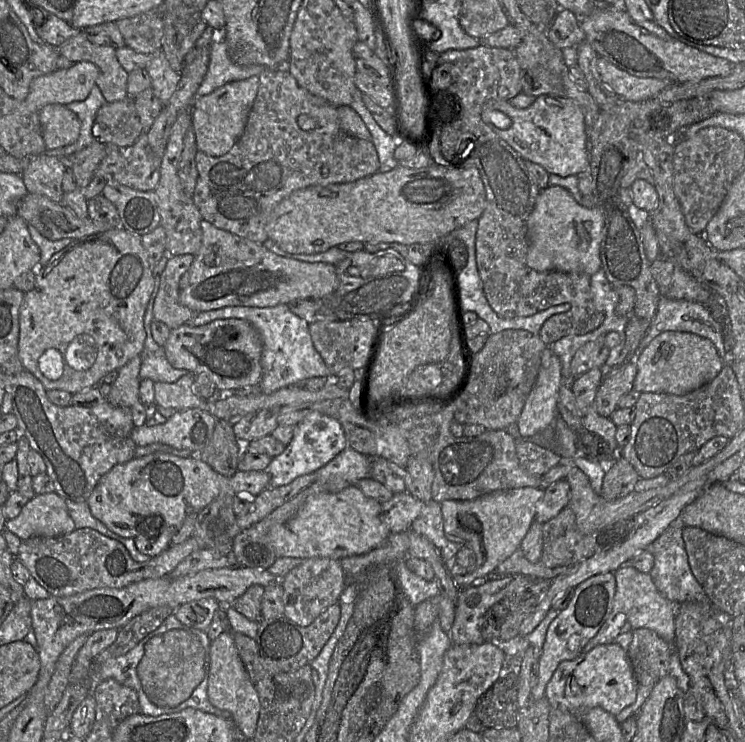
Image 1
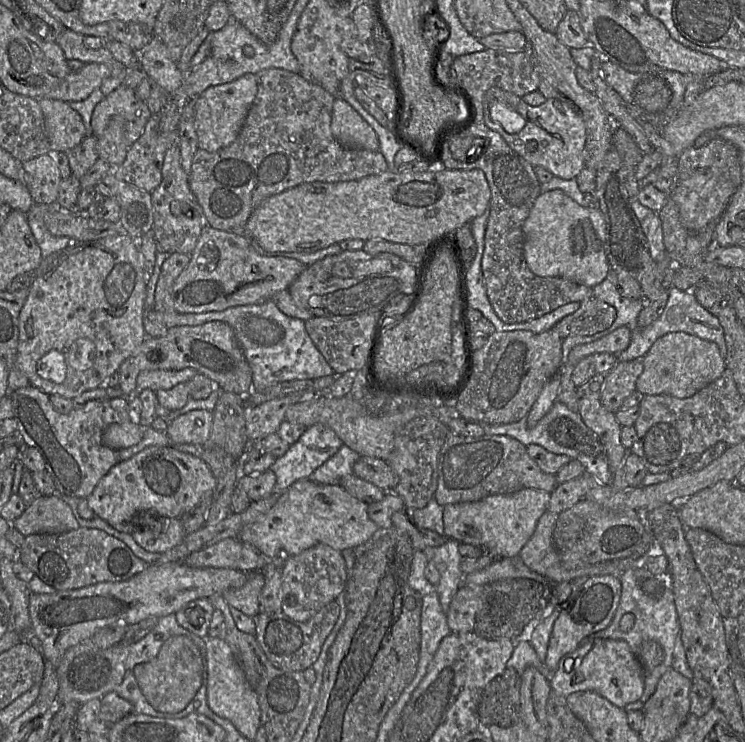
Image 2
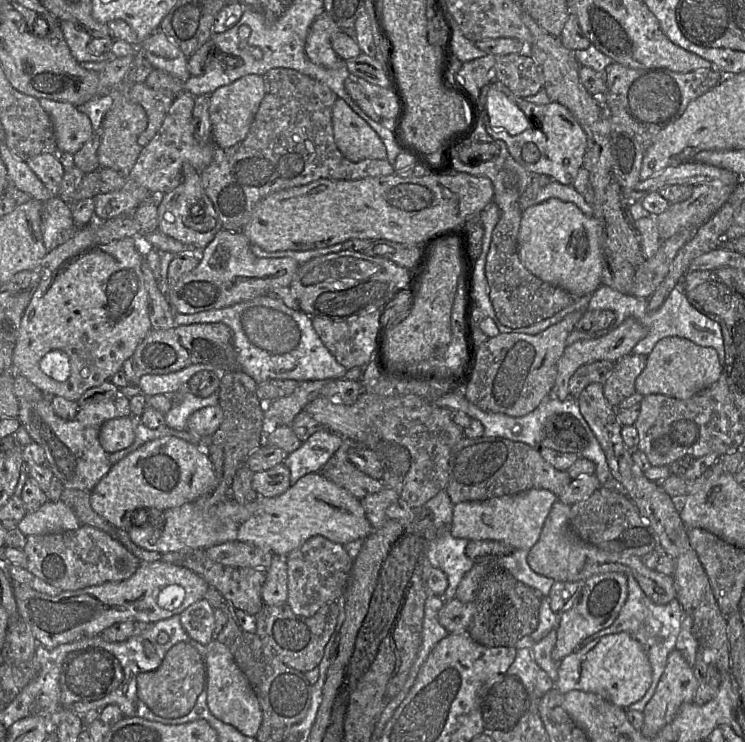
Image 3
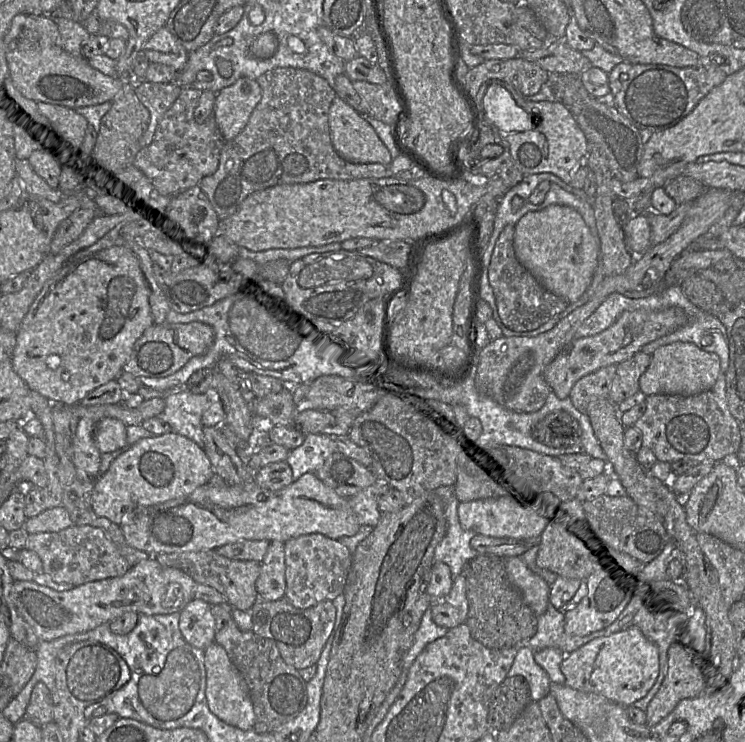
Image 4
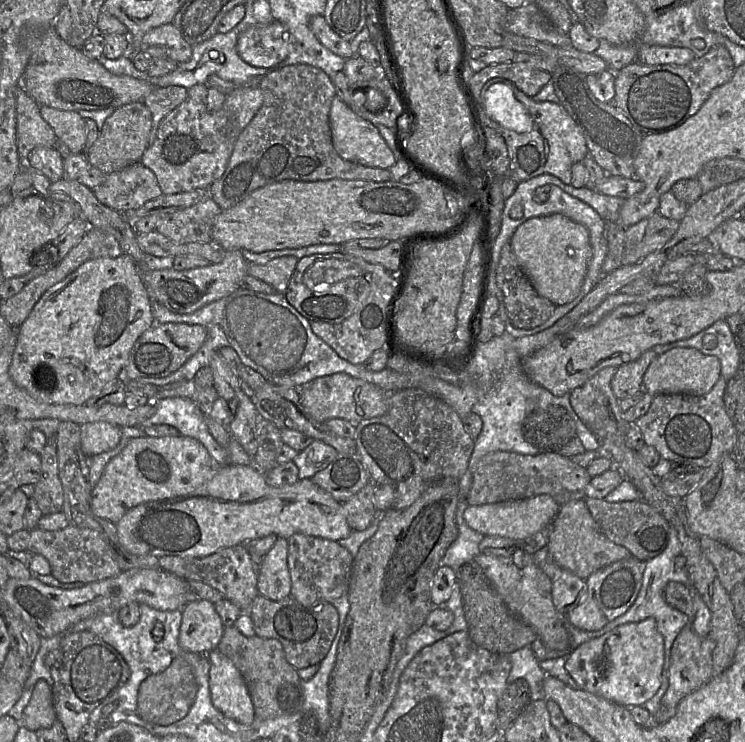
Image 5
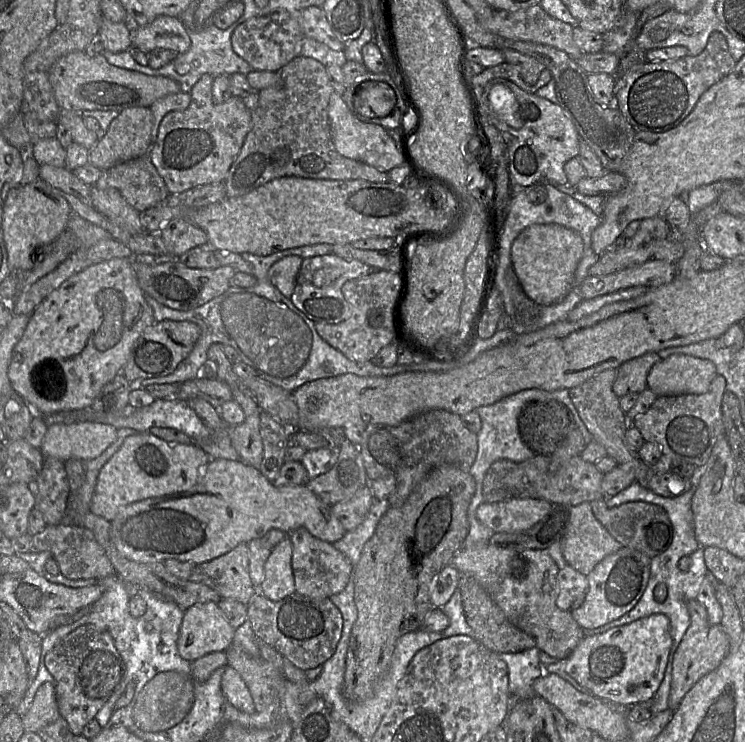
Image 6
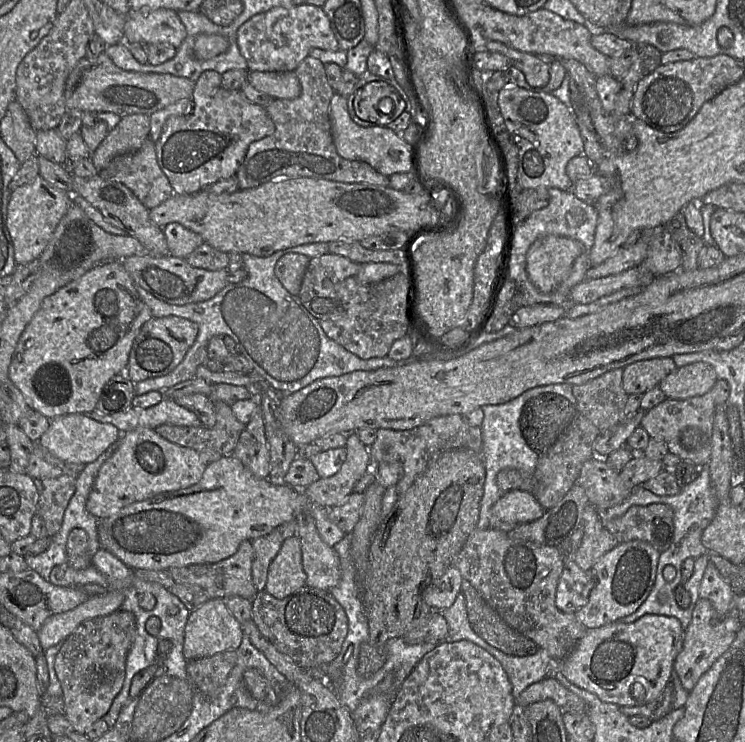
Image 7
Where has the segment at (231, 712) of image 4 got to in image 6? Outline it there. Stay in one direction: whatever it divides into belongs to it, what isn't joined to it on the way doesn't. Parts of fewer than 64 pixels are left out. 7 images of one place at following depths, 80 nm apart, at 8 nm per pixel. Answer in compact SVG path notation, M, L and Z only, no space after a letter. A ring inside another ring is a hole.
M231 666L222 669L221 690L227 700L238 710L252 714L256 712L253 698L241 675Z

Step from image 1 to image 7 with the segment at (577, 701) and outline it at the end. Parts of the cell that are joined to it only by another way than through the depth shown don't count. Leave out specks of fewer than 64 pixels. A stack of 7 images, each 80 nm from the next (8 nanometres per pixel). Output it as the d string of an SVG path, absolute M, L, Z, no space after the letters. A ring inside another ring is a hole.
M646 614L632 623L615 621L590 629L564 660L558 660L561 661L562 675L603 702L620 708L644 705L655 699L670 683L675 659L683 647L685 631L676 617L655 614Z

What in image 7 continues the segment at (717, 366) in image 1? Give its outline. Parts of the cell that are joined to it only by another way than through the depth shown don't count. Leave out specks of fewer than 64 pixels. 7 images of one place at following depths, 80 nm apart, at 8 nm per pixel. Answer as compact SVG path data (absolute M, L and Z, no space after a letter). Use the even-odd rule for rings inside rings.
M695 362L677 367L661 380L658 387L666 398L684 400L704 395L714 386L717 379L717 374L711 365Z

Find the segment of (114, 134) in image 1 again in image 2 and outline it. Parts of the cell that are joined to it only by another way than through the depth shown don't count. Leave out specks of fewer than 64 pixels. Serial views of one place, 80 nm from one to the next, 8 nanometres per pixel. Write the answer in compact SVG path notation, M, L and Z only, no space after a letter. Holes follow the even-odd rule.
M122 85L96 105L91 120L93 135L100 137L114 115L125 118L125 137L131 147L143 133L152 113L147 104L136 96L134 89Z

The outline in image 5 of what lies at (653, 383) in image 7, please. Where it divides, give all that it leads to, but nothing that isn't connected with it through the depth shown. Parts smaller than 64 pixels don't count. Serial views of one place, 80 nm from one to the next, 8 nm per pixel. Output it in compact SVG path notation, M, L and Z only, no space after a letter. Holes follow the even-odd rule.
M648 350L636 360L623 364L616 369L611 381L611 389L619 400L644 393L643 376L657 356L656 352Z

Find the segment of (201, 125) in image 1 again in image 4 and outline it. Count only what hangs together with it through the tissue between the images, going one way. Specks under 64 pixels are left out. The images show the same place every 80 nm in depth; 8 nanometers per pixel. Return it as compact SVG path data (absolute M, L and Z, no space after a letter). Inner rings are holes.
M246 77L216 94L215 121L225 141L241 133L261 98L257 80Z

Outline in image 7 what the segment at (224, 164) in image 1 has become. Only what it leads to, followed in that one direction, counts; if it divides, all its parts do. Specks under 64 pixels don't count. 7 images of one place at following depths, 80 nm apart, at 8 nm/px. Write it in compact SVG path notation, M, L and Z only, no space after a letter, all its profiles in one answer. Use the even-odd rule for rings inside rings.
M307 56L294 70L301 93L294 99L273 99L265 107L275 125L272 135L252 142L235 177L240 190L256 188L280 178L309 177L342 183L368 183L389 186L389 177L362 161L347 160L338 155L329 120L330 101L335 91L329 85L325 65Z

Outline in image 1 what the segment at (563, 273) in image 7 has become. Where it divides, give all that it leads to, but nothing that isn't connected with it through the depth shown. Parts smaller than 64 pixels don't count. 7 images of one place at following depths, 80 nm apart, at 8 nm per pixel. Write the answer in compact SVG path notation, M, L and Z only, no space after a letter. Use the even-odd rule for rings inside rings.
M548 186L541 190L528 217L528 265L538 272L559 271L592 276L602 268L600 246L603 228L601 201L593 208L586 208L577 203L565 188Z

